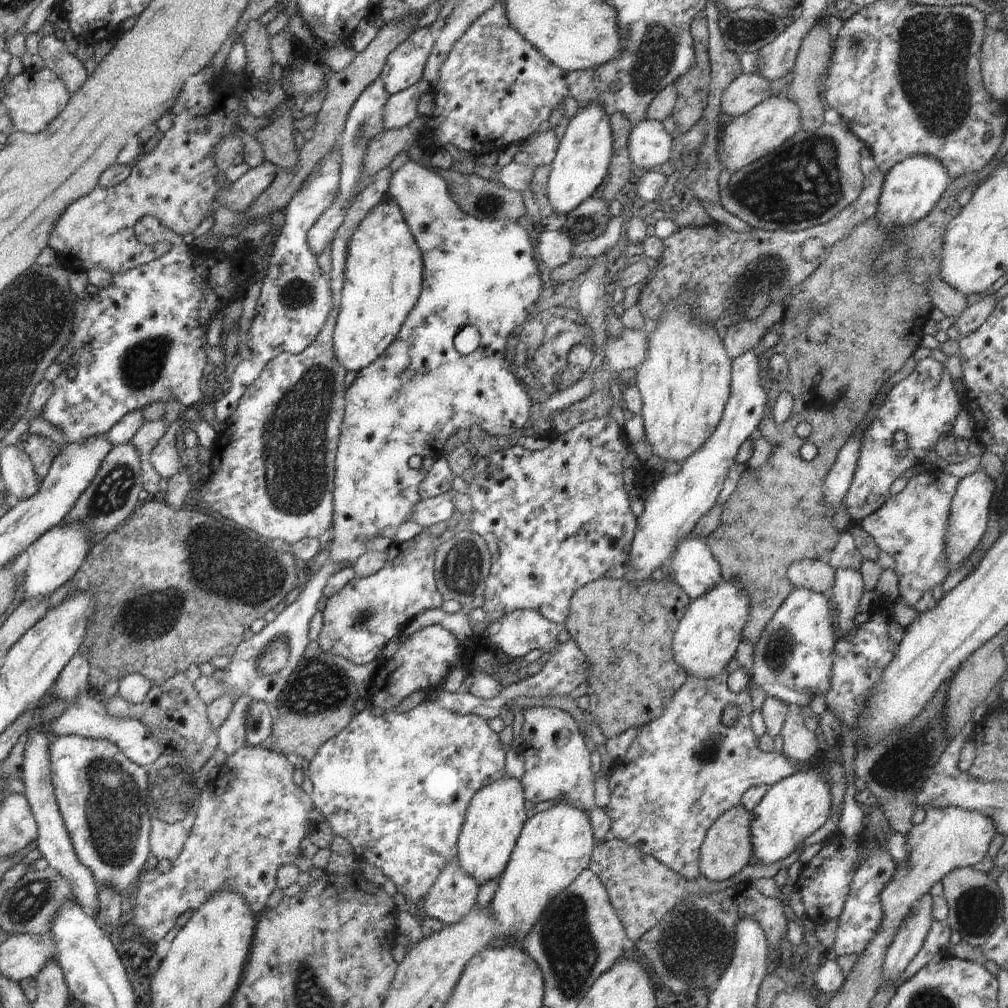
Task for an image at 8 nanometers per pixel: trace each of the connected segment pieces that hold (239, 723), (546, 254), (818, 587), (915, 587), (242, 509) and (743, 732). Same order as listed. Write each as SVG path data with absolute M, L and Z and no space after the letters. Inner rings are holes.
M248 696L236 697L228 719L217 730L218 748L228 756L247 745L245 738L246 716L252 704L253 700Z
M543 231L537 241L538 256L546 266L545 272L565 266L573 258L575 244L561 231Z
M804 559L794 562L786 578L795 588L804 588L825 595L834 587L835 570L820 559Z
M927 469L908 479L904 490L891 498L874 514L858 522L876 542L881 551L896 561L895 572L900 587L898 600L915 607L923 593L942 584L950 572L946 558L946 532L952 500L960 478L942 470Z
M390 167L380 170L374 176L372 184L359 191L359 196L349 209L347 218L337 231L330 250L332 270L329 276L333 308L320 335L316 336L313 343L299 355L283 353L266 364L261 376L258 376L258 379L242 394L234 414L225 422L227 428L219 434L211 451L212 461L209 465L211 476L209 484L202 487L203 502L209 504L212 510L238 524L242 530L250 534L256 532L269 541L278 539L293 545L304 539L325 541L329 536L333 522L335 457L345 414L344 383L347 375L347 371L335 358L333 335L341 306L348 244L368 212L385 198L392 175Z
M727 668L714 679L698 679L688 676L688 680L671 697L671 704L657 720L652 720L642 728L642 732L632 742L624 757L617 760L608 774L612 791L610 804L606 808L611 819L610 837L633 845L639 852L652 856L668 869L687 880L697 880L699 870L699 851L707 831L723 813L741 803L746 790L754 786L773 786L793 776L808 766L797 767L779 753L764 753L753 734L751 714L753 703L748 691L734 693L727 686ZM736 705L740 719L735 726L726 727L721 720L723 709Z

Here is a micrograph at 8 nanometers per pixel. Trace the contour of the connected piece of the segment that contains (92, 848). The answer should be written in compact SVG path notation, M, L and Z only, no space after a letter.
M53 736L49 742L49 754L55 800L77 858L88 868L98 886L112 888L118 895L131 898L151 853L146 768L132 763L116 744L105 739Z

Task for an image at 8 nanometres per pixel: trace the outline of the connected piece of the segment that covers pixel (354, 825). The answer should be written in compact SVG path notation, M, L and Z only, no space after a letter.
M443 688L428 692L424 700L417 708L397 714L394 711L385 711L382 716L373 717L372 710L375 706L372 702L367 702L366 708L359 712L355 718L347 725L346 729L338 733L336 737L328 740L314 756L310 768L306 771L306 778L312 781L314 792L311 794L313 806L328 820L333 834L344 838L352 848L353 858L360 863L369 863L372 867L380 869L388 879L390 879L398 888L397 892L403 894L410 902L415 905L422 901L440 877L443 869L451 862L457 859L457 843L460 830L465 822L466 812L470 805L470 800L478 793L484 785L490 785L492 781L498 781L508 776L505 772L505 750L506 748L500 742L500 734L494 733L489 726L489 722L483 717L470 714L460 716L453 714L443 708L441 700L438 699Z

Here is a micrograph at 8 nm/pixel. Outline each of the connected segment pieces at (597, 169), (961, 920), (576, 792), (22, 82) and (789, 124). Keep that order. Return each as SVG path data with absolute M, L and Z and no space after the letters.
M586 104L570 120L559 143L551 165L547 185L548 203L559 216L573 212L582 202L590 199L606 177L613 154L611 116L602 104Z
M961 867L948 874L942 881L943 898L949 907L947 926L960 934L961 940L973 947L982 947L1002 924L1003 899L995 881L986 873Z
M547 707L524 710L522 716L525 774L520 782L525 800L536 805L562 798L562 805L573 805L574 809L590 813L596 807L595 776L591 770L591 754L574 718L558 708Z
M27 65L22 74L12 77L1 99L15 131L35 134L48 127L68 105L71 95L64 82L43 66Z
M786 95L770 96L761 104L754 106L747 114L726 120L721 126L719 140L720 151L723 152L723 159L726 160L724 169L732 174L753 164L784 144L800 130L800 108L788 100Z

